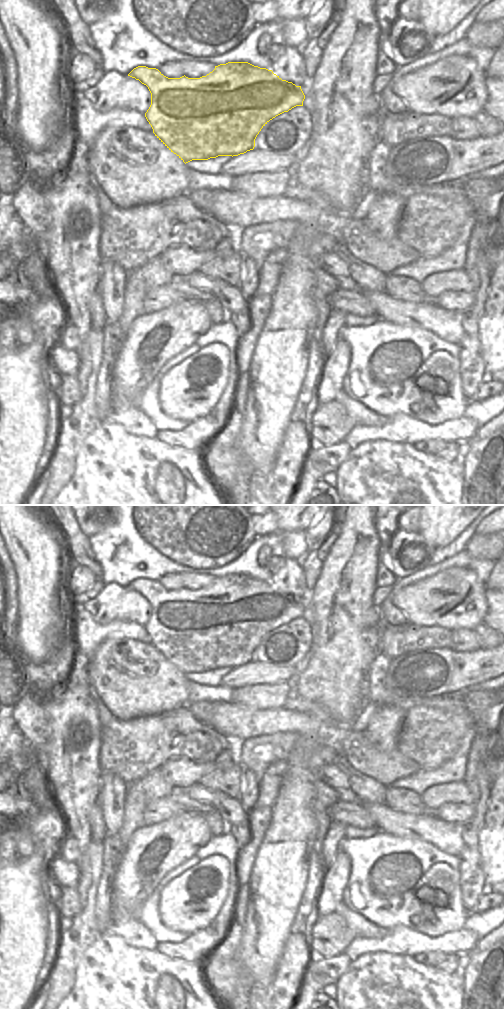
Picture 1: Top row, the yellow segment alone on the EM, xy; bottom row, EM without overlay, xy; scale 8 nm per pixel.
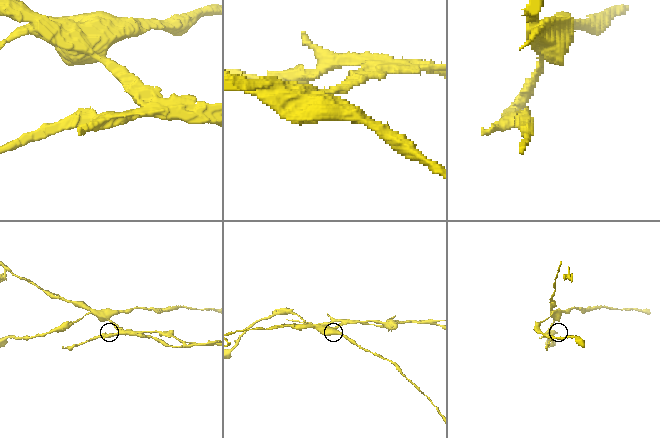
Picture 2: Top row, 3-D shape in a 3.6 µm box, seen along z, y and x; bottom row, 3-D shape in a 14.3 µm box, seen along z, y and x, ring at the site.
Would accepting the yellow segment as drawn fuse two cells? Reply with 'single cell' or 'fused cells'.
fused cells

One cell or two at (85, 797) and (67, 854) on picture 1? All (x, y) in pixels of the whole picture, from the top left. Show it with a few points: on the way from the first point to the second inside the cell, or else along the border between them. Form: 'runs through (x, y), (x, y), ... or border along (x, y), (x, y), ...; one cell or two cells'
border along (68, 835), (76, 841), (81, 854); two cells

